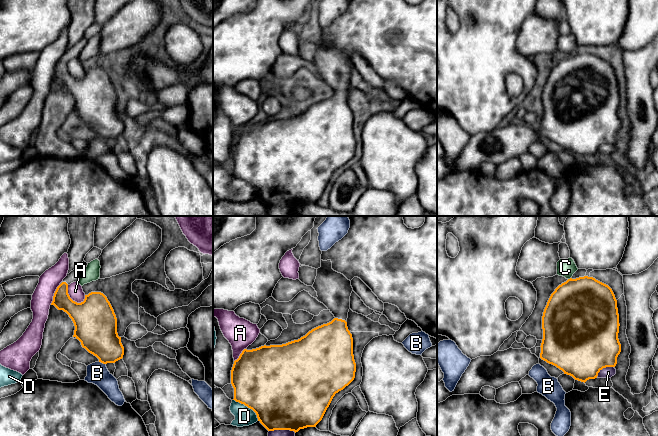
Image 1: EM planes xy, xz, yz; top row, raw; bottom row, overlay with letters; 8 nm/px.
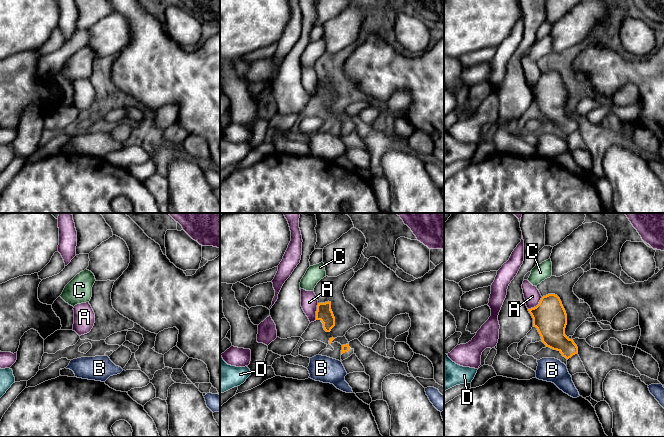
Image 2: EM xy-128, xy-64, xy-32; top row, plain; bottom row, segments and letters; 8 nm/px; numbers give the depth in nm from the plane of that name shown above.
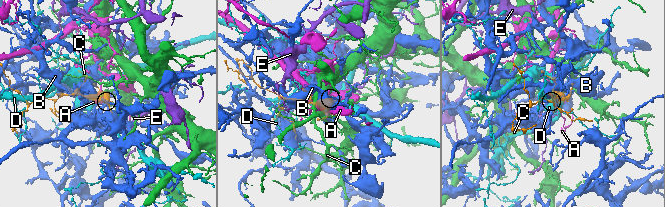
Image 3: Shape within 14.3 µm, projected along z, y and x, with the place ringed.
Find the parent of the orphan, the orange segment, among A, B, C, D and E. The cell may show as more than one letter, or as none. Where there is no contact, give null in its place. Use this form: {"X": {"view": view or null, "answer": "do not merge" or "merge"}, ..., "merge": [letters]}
{"A": {"view": "xy", "answer": "do not merge"}, "B": {"view": "xy", "answer": "do not merge"}, "C": {"view": "yz", "answer": "do not merge"}, "D": {"view": "xz", "answer": "do not merge"}, "E": {"view": "yz", "answer": "do not merge"}, "merge": []}

